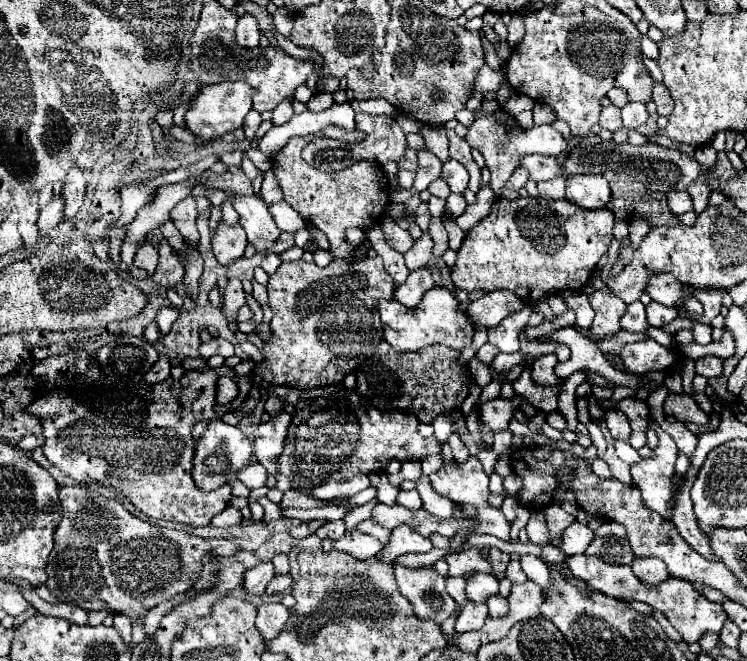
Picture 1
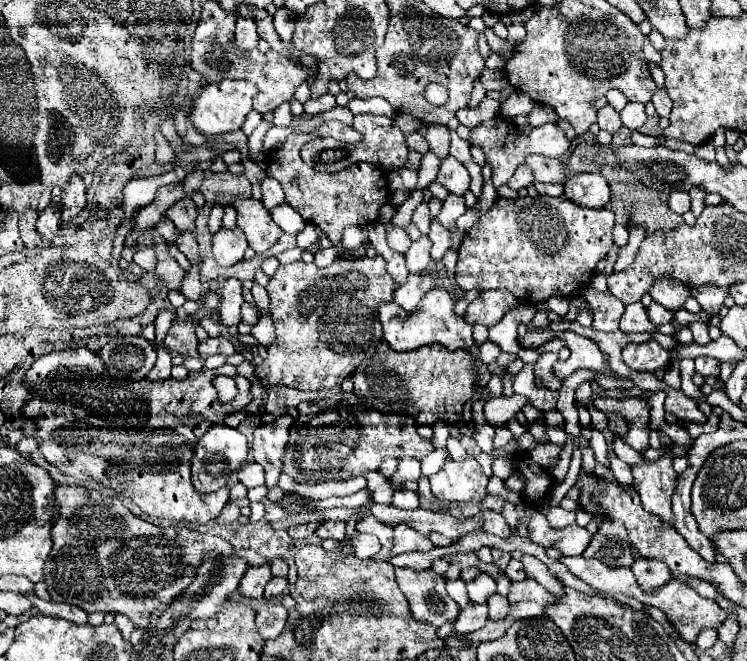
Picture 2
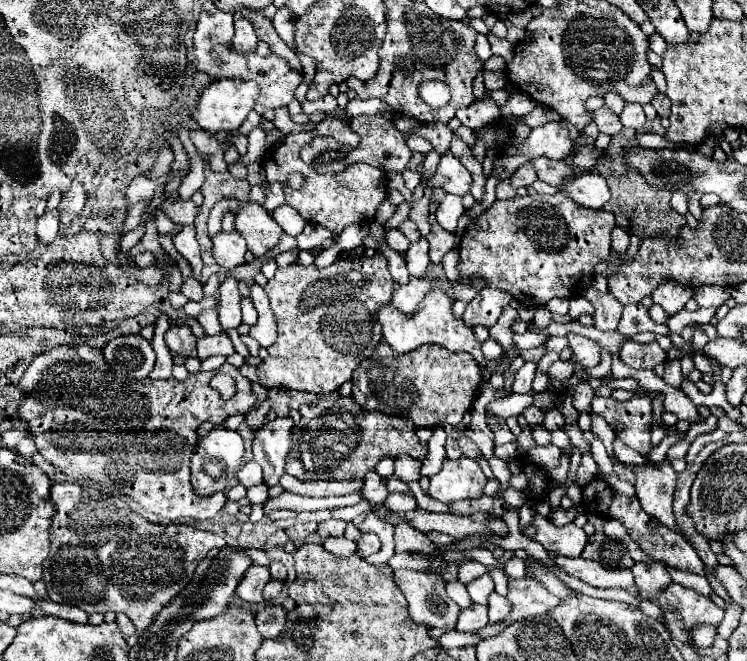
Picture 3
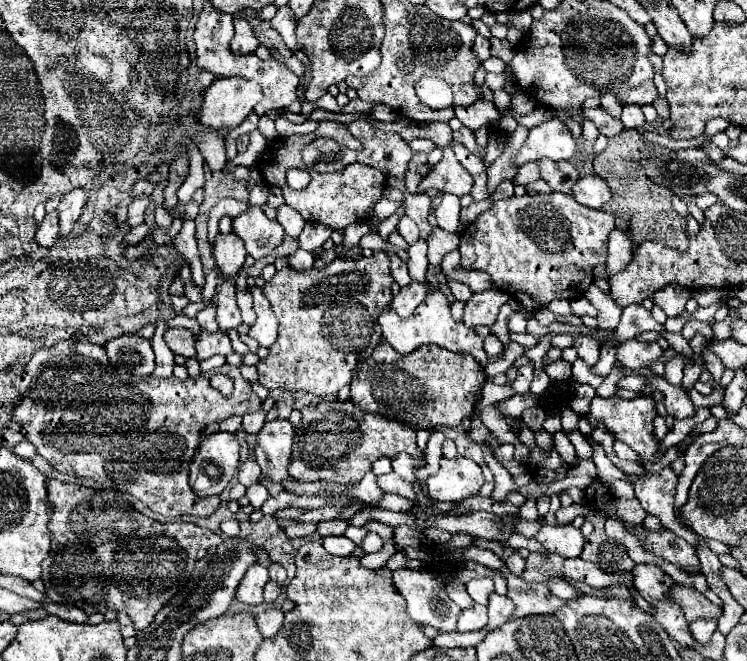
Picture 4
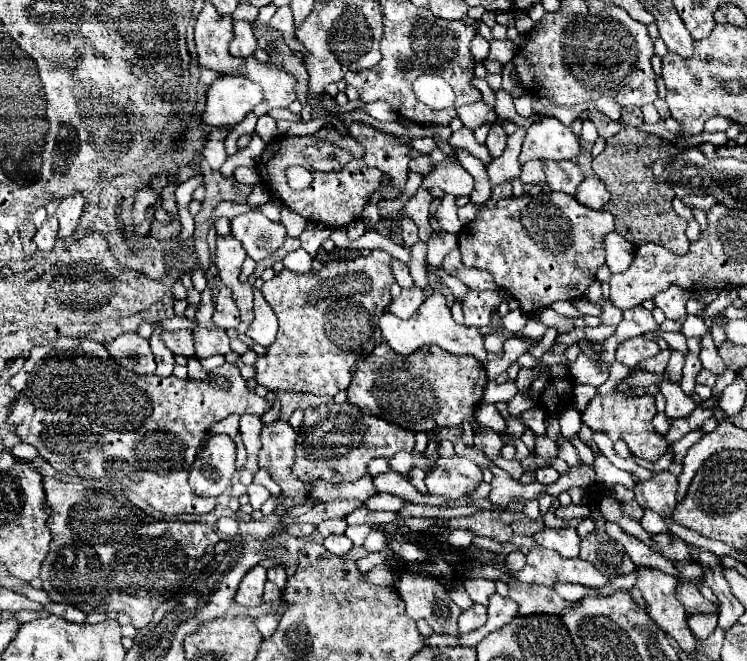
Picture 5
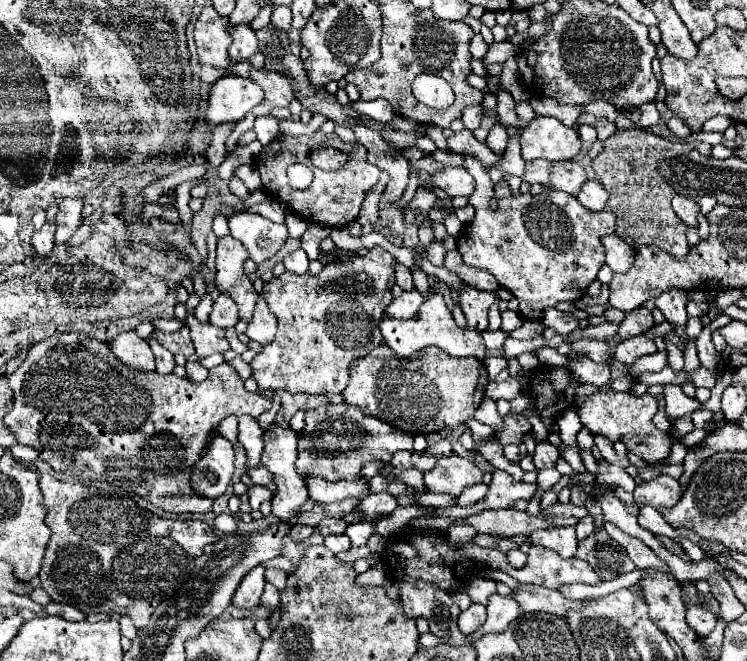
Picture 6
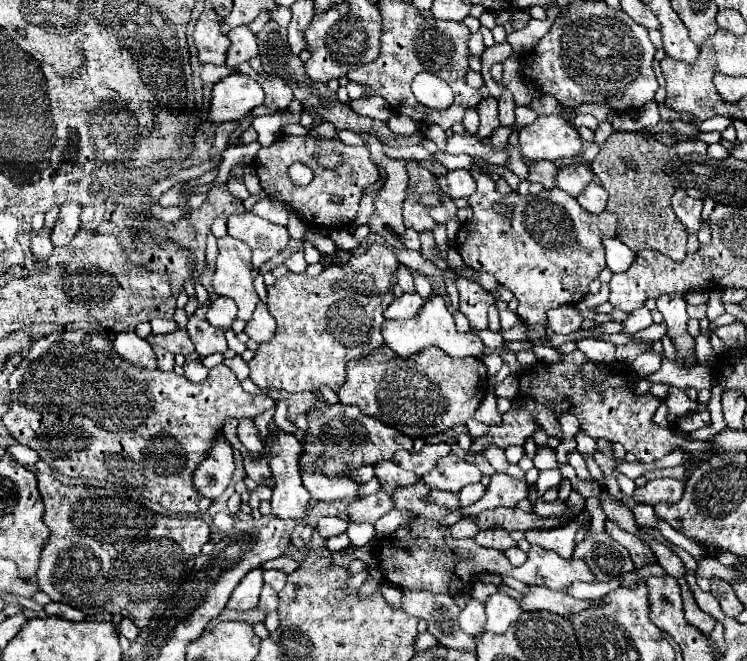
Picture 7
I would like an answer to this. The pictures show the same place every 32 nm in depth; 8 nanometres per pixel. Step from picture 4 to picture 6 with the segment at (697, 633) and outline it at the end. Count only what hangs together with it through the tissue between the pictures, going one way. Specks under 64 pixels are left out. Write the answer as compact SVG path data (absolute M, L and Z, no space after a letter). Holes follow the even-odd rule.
M686 604L686 622L698 632L698 636L706 638L712 632L712 628L716 626L716 620L718 618L712 612L702 610L694 604Z

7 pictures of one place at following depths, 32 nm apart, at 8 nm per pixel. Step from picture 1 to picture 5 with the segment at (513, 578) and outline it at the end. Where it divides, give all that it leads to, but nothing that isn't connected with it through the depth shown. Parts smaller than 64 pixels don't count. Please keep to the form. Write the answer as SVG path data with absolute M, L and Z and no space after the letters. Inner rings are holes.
M514 550L506 556L506 564L512 568L512 570L522 570L524 564L526 564L526 556L520 552L520 550Z

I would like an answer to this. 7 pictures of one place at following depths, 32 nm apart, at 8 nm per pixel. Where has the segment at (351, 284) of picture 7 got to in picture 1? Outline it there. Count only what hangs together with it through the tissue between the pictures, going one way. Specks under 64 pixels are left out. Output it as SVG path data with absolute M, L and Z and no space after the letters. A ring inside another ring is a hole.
M380 256L362 260L334 260L326 268L318 268L314 262L308 264L304 260L280 264L276 274L270 276L266 288L270 296L270 308L274 312L274 336L264 344L266 358L256 366L254 374L266 384L282 384L298 390L340 384L346 374L354 372L366 358L370 358L382 340L378 302L392 300L394 296L394 280L384 270Z

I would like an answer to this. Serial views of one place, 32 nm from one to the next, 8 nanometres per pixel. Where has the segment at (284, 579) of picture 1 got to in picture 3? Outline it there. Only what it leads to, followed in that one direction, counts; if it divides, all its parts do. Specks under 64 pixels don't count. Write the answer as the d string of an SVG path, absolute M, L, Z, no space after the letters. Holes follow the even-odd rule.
M270 580L270 582L264 586L264 598L266 598L266 602L272 602L274 598L278 598L278 594L282 592L282 588L284 588L284 582L280 582L280 580Z

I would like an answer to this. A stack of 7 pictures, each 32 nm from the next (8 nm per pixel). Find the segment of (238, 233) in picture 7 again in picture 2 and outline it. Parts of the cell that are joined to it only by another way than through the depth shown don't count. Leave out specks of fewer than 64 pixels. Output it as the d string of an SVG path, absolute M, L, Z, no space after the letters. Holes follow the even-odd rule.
M220 193L217 195L215 203L223 202L232 203L236 208L236 212L238 212L236 226L246 234L248 246L256 254L264 254L282 236L280 226L272 220L270 212L262 206L262 202L252 200L252 198L239 198Z

